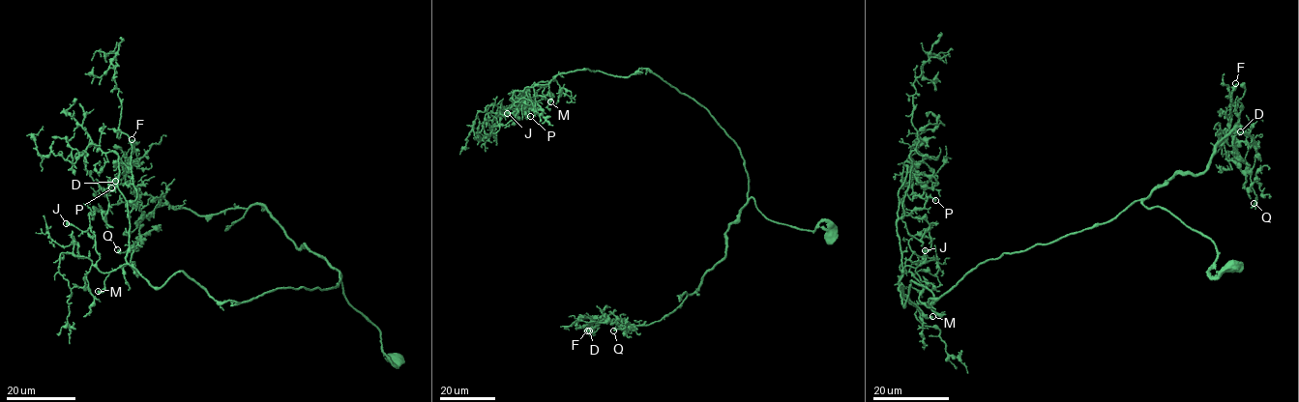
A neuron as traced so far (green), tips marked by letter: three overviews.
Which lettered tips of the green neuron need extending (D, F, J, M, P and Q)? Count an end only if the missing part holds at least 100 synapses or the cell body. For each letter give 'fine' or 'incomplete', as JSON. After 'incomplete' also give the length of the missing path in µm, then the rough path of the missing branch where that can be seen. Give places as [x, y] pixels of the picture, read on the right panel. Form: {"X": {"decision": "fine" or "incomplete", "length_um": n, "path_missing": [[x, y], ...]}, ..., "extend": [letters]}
{"D": {"decision": "fine"}, "F": {"decision": "fine"}, "J": {"decision": "fine"}, "M": {"decision": "fine"}, "P": {"decision": "fine"}, "Q": {"decision": "fine"}, "extend": []}

